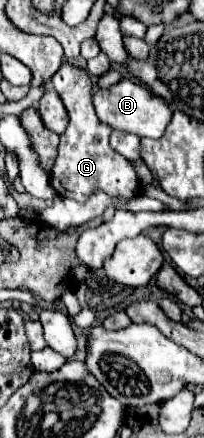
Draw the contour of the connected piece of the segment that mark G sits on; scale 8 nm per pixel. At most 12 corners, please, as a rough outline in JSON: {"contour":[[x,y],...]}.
{"contour":[[63,64],[51,84],[65,104],[51,186],[135,198],[133,162],[109,146],[89,74]]}

